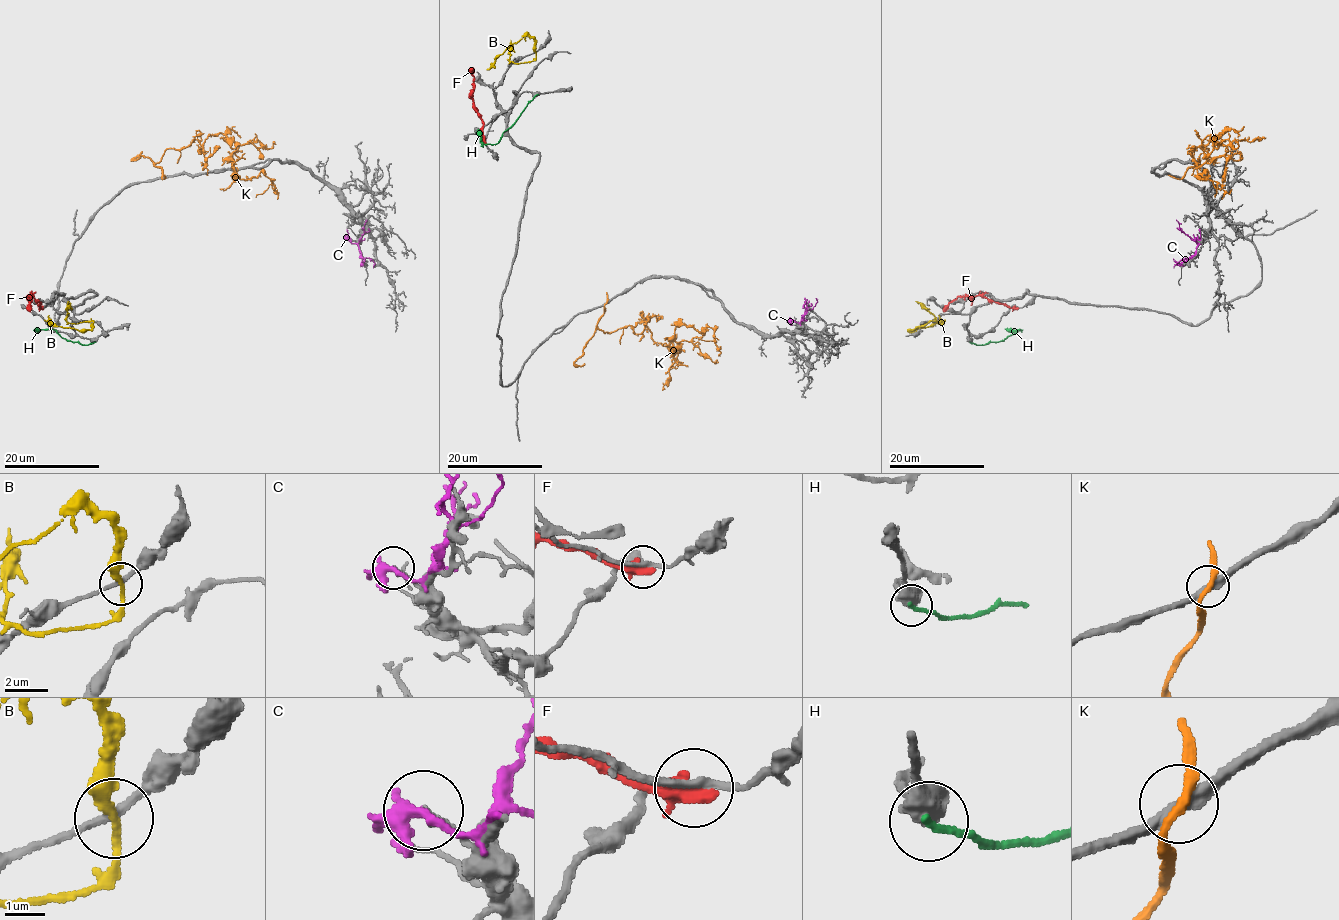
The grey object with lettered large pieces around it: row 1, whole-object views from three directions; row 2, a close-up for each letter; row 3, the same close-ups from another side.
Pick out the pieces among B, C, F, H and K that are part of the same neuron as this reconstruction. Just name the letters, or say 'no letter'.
no letter

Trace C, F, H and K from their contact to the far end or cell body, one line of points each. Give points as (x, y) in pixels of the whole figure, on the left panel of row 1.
C: (351, 239), (364, 258), (368, 257), (374, 263), (373, 268)
F: (41, 307), (32, 295), (31, 312)
H: (94, 342), (71, 342), (54, 330), (35, 329)
K: (163, 178), (155, 165), (168, 148), (220, 133), (238, 146), (241, 179), (271, 179), (255, 197)

